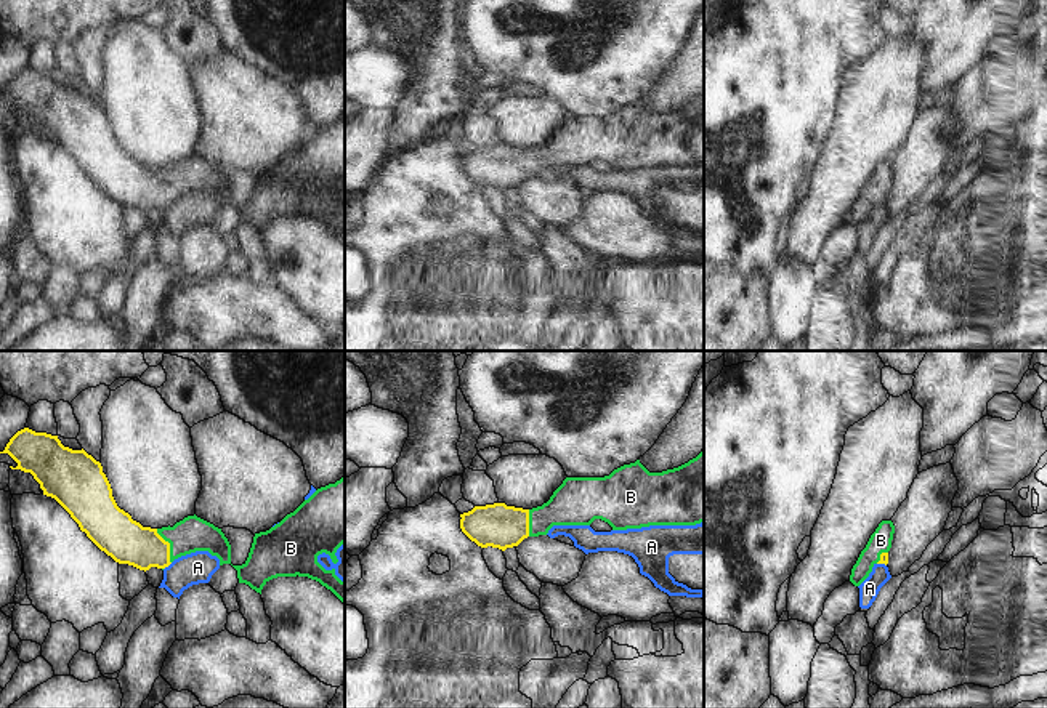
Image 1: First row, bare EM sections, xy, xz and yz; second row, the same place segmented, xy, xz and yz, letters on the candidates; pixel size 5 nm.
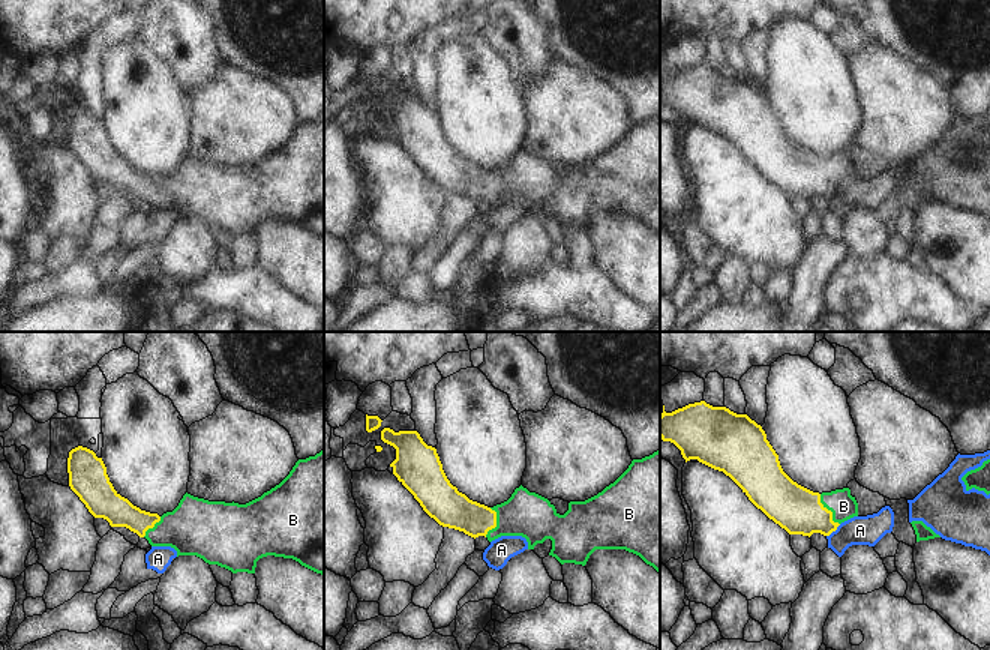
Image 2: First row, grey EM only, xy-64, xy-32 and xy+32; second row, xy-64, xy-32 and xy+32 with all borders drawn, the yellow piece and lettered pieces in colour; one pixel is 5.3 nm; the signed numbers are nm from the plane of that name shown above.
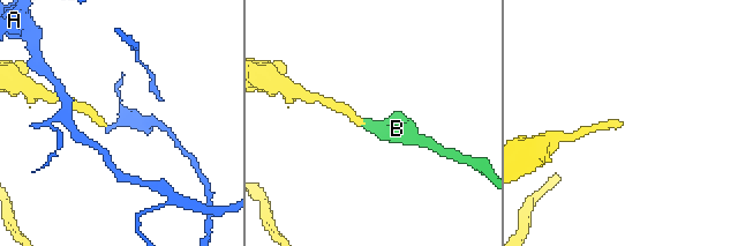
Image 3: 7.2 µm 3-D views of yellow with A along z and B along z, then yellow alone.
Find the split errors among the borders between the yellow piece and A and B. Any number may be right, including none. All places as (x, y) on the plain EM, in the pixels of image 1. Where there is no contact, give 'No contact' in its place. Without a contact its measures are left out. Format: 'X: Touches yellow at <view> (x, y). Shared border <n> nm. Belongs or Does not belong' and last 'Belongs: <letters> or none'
A: Touches yellow at xy (167, 207). Shared border 60 nm. Does not belong
B: Touches yellow at xy (169, 188). Shared border 190 nm. Belongs
Belongs: B

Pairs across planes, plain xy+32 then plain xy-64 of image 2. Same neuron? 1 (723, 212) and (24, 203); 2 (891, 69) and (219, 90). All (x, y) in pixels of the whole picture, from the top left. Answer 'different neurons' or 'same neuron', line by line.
1: different neurons
2: same neuron

